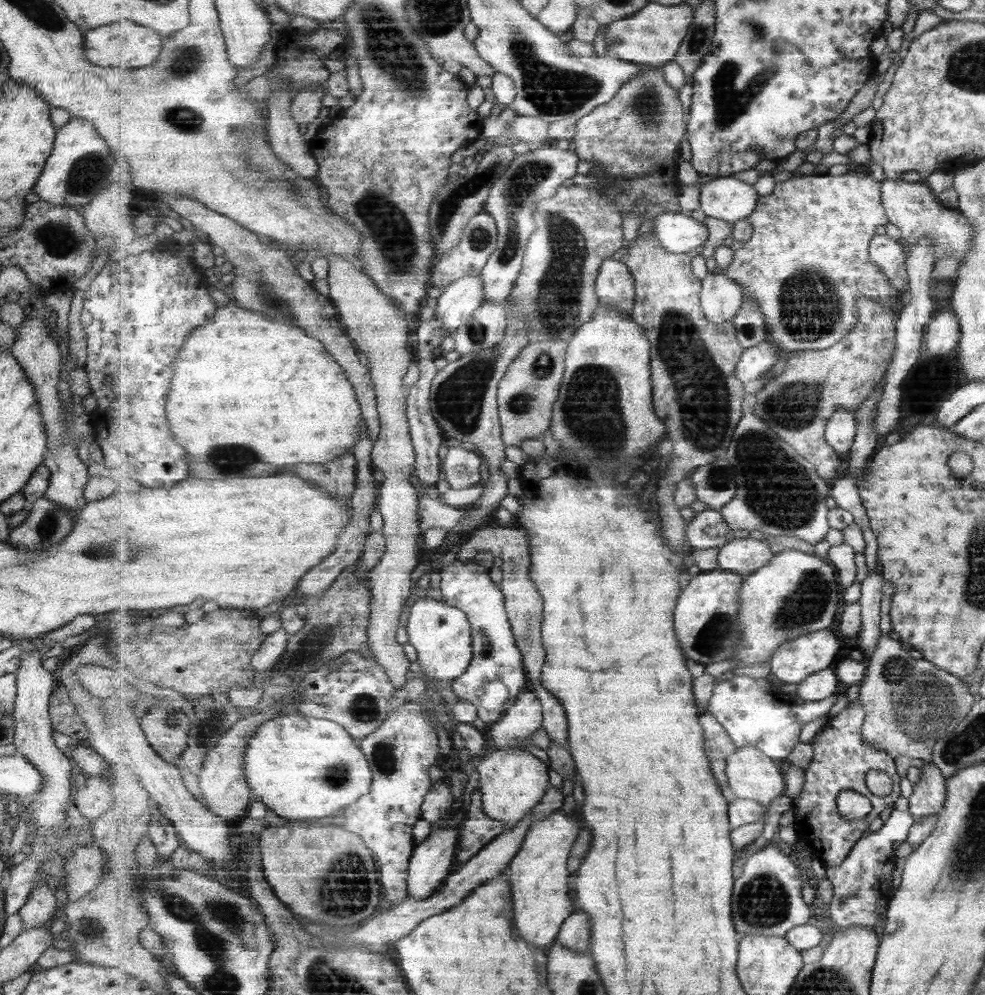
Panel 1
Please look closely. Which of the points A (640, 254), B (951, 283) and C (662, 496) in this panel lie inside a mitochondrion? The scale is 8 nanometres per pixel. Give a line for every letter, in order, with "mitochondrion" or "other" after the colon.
A: other
B: other
C: other

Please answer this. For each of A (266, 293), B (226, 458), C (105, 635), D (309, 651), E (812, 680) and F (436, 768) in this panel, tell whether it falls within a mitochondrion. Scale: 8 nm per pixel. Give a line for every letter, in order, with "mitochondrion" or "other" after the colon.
A: mitochondrion
B: mitochondrion
C: other
D: mitochondrion
E: other
F: other

